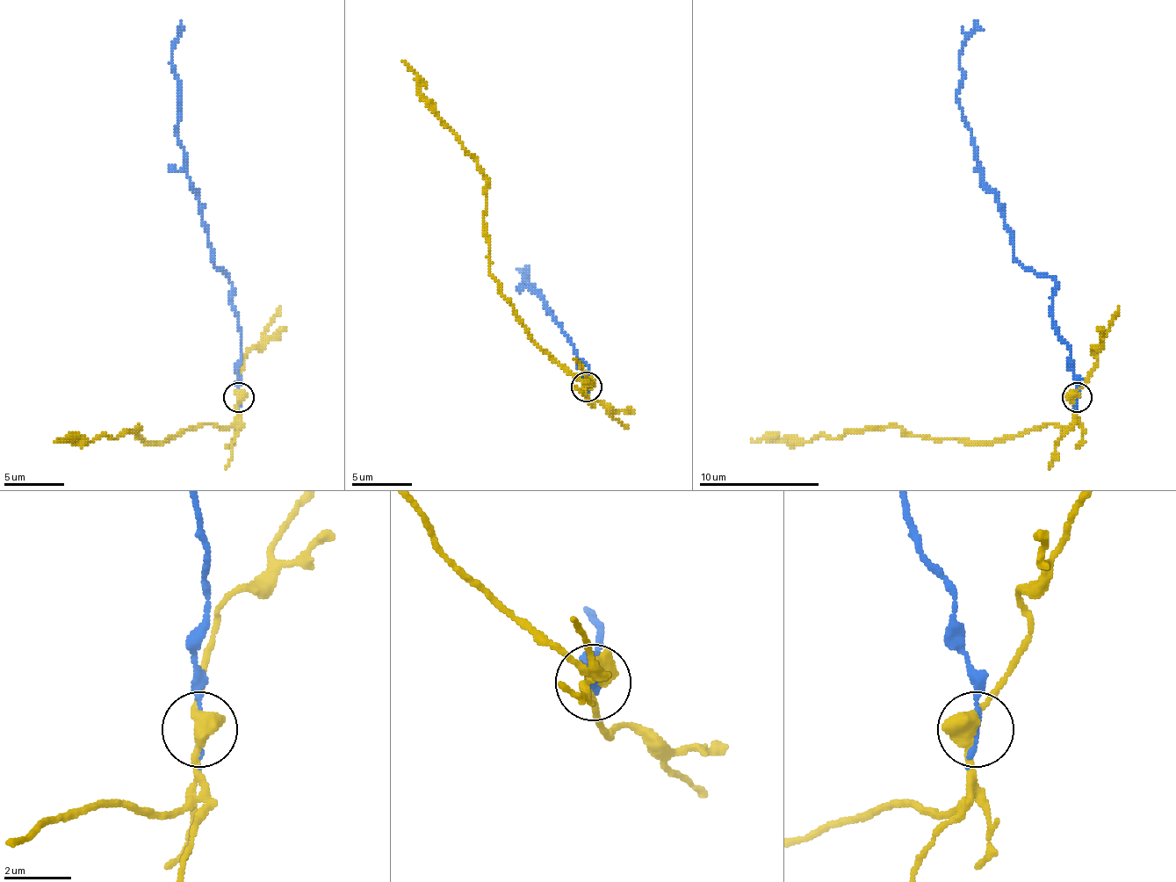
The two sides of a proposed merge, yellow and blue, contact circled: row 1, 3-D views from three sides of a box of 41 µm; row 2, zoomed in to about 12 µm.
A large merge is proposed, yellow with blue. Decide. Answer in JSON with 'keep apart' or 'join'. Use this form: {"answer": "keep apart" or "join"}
{"answer": "keep apart"}

